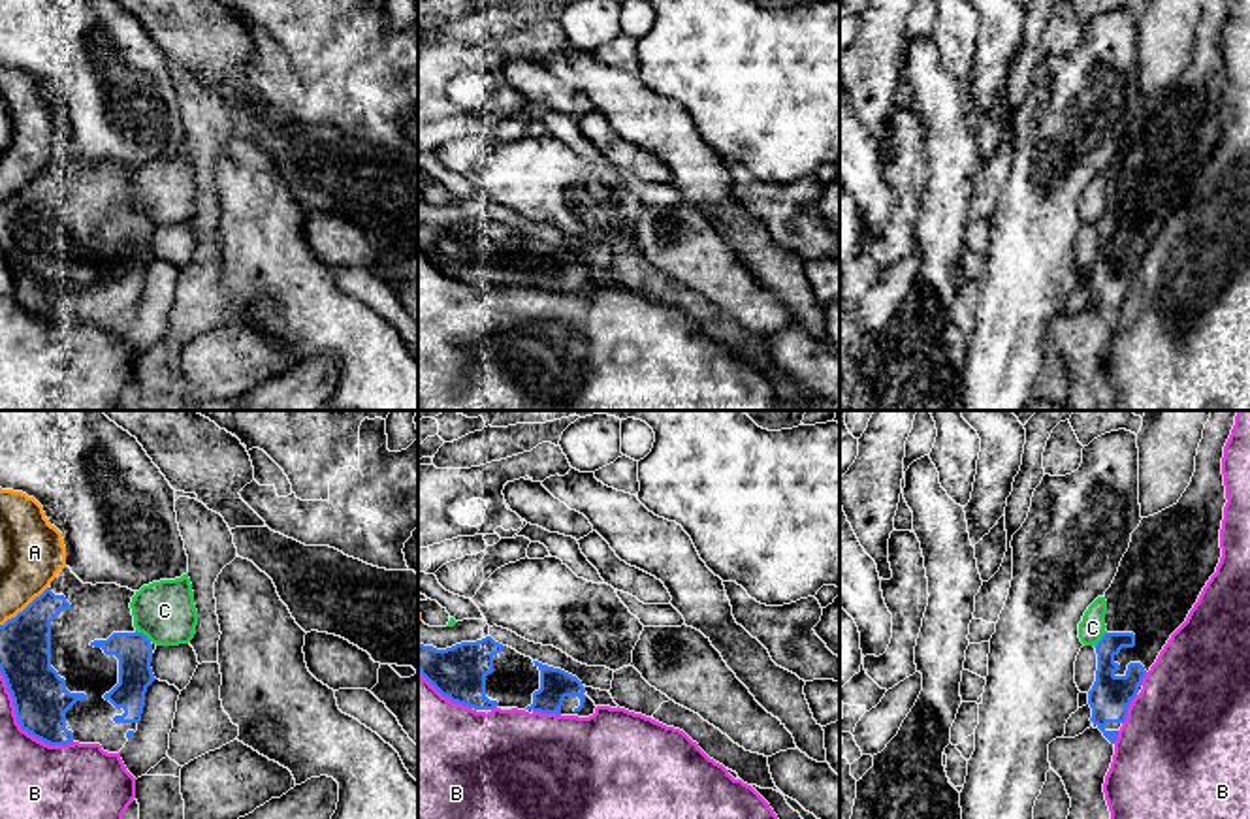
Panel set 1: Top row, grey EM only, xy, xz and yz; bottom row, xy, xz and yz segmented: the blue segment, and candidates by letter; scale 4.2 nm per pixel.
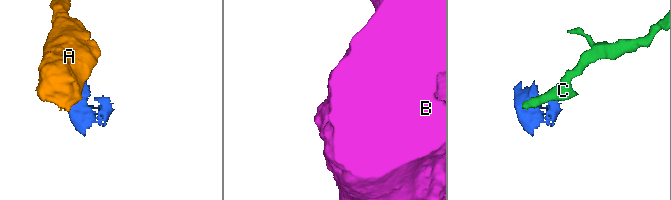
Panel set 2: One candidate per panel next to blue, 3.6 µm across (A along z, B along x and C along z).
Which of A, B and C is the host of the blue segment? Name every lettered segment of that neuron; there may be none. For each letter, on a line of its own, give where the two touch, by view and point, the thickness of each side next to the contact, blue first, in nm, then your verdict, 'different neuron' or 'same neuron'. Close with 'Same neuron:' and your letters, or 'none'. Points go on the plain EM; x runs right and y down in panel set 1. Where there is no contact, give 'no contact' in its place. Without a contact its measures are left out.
A: meets blue in xy at (25, 187); 220 nm thick on the blue side, 280 nm on the other; different neuron
B: meets blue in xy at (19, 302); 240 nm thick on the blue side, 300 nm on the other; different neuron
C: meets blue in xy at (142, 211); 160 nm thick on the blue side, 260 nm on the other; different neuron
Same neuron: none

